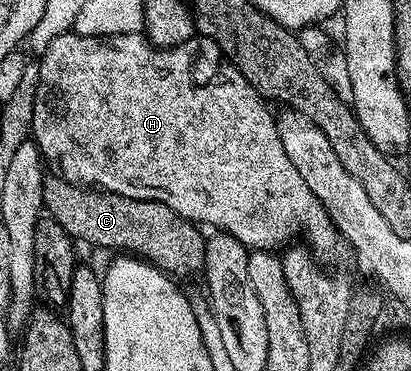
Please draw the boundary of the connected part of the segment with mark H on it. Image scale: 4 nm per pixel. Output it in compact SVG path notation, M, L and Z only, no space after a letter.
M71 30L56 37L36 64L39 67L39 77L36 85L36 105L32 113L34 126L32 139L42 151L43 160L49 166L51 163L58 170L55 172L66 182L91 189L111 191L140 201L160 201L168 205L168 209L180 213L180 217L189 219L191 223L199 225L207 223L208 226L214 227L210 229L217 229L219 232L236 237L236 241L255 251L285 248L293 240L290 238L300 234L301 231L306 231L305 242L319 256L330 255L337 249L338 243L340 244L340 234L324 209L324 205L316 197L316 193L312 193L312 189L304 185L304 177L300 177L296 165L288 161L288 153L284 153L284 145L280 141L278 120L275 112L273 110L270 112L271 104L263 99L262 94L246 80L244 73L236 64L224 57L220 45L215 40L195 37L175 47L159 49L142 33L94 38L75 34Z

